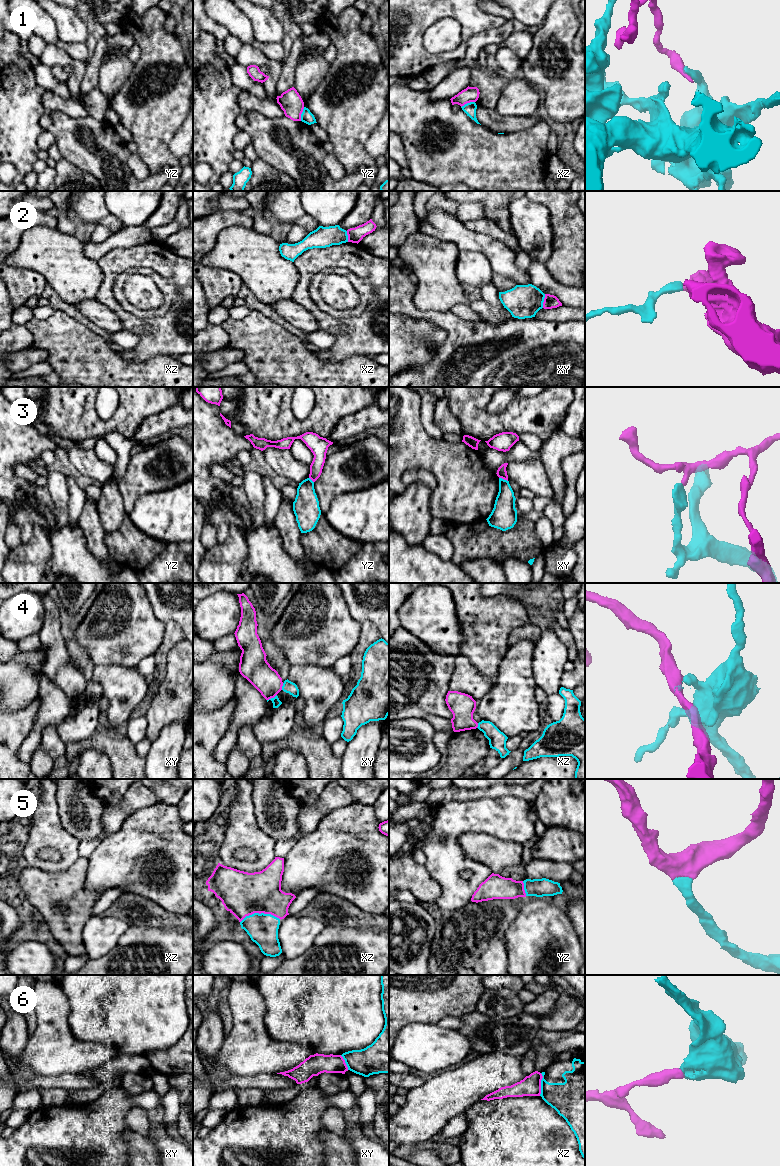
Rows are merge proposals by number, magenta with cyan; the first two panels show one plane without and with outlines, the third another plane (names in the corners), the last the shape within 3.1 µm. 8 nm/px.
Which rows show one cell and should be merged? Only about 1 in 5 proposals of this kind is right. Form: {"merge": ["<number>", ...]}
{"merge": ["5"]}

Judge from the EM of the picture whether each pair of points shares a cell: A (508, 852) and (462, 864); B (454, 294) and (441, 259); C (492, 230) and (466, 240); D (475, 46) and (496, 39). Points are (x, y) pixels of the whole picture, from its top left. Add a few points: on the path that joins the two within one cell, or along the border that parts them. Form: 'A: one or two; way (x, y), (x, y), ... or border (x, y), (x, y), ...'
A: two; border (459, 845), (468, 856), (484, 863), (492, 872)
B: one; way (445, 285), (441, 281), (441, 268)
C: two; border (463, 223), (468, 228), (490, 235), (504, 244)
D: one; way (480, 41), (482, 39), (491, 39)

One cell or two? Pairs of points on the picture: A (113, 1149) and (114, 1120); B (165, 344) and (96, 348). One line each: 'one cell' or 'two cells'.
A: one cell
B: two cells

